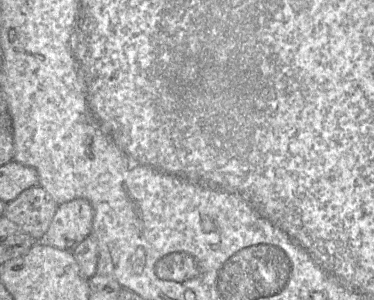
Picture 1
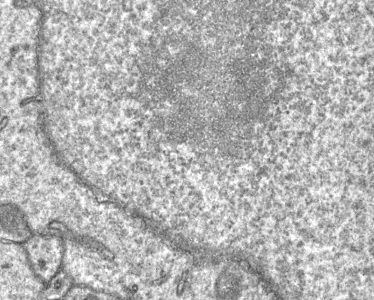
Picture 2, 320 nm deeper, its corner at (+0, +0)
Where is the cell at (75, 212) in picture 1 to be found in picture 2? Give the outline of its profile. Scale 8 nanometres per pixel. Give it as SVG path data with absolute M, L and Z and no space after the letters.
M33 234L23 244L35 275L45 284L61 269L63 240L55 235Z

